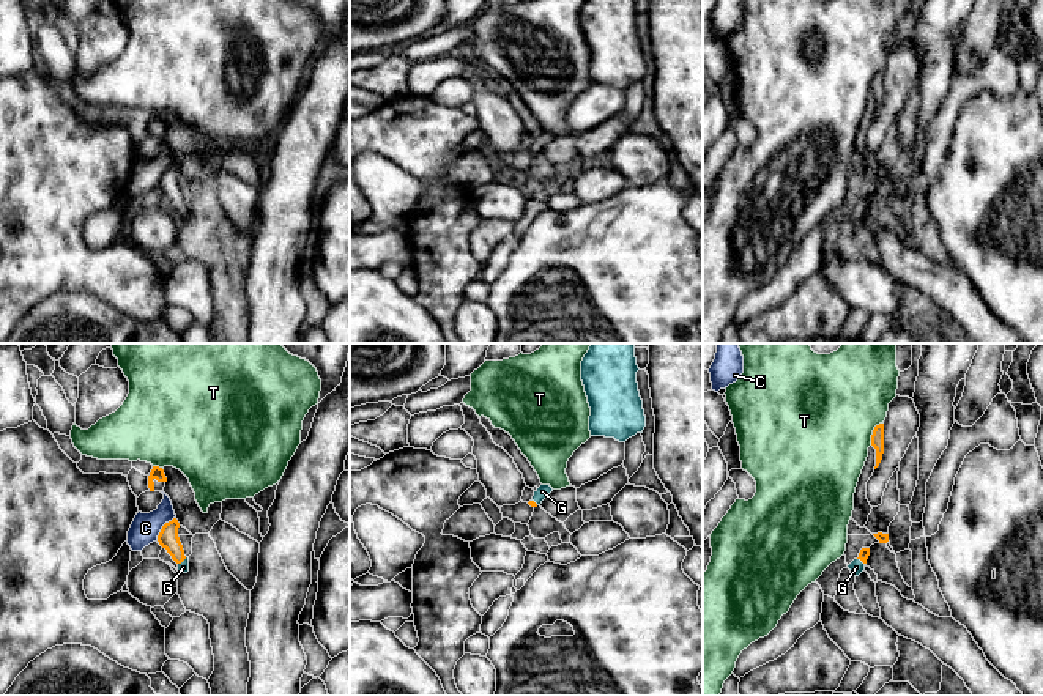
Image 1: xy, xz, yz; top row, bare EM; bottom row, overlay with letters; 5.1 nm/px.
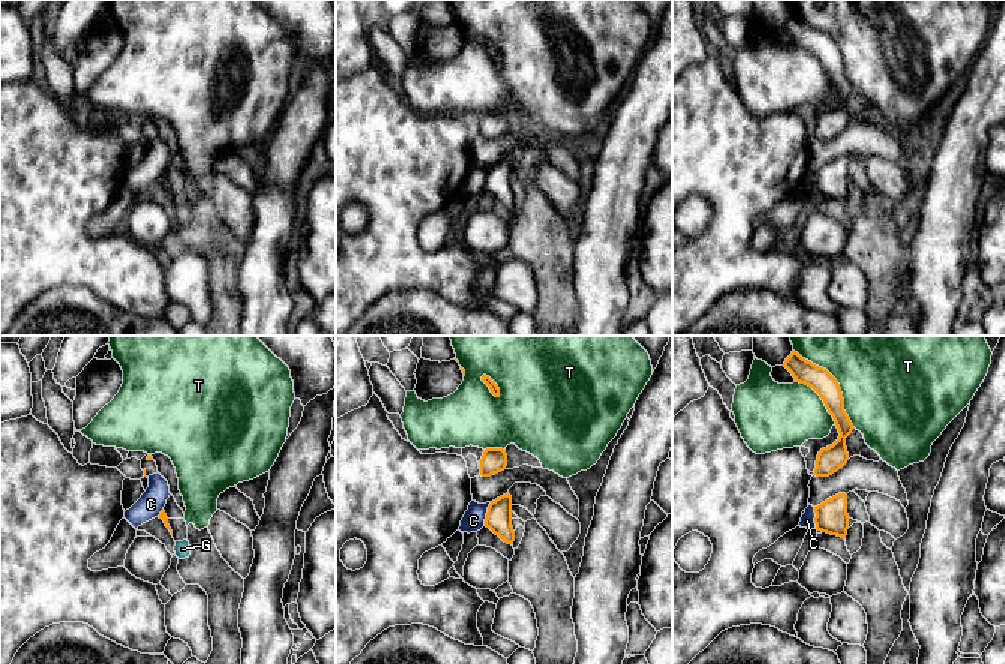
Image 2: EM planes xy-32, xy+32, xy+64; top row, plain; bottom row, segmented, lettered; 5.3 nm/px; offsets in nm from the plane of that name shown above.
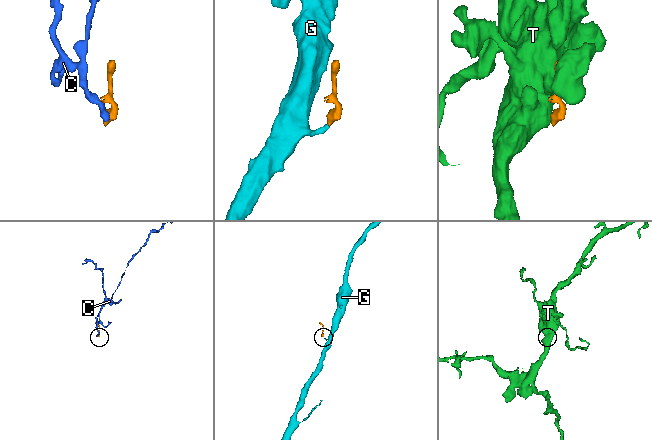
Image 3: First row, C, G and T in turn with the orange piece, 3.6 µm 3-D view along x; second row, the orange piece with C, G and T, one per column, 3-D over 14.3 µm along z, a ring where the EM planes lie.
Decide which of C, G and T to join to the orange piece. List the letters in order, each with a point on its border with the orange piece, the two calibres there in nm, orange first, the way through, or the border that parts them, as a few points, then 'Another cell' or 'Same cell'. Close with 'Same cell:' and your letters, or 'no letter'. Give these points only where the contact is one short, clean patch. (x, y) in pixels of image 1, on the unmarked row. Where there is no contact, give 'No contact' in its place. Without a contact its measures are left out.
C: Touches orange at xy (163, 174). Thickness 100 nm (orange) against 150 nm. Boundary: xy (175, 164), (163, 174), (156, 186). Another cell
G: Touches orange at xy (181, 208). Thickness 100 nm (orange) against 60 nm. Path across: xy (167, 185), (181, 208), (183, 214). Same cell
T: Touches orange at yz (873, 79). Thickness 60 nm (orange) against 500 nm. Another cell
Same cell: G

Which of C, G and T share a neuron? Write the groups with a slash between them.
C / G / T

